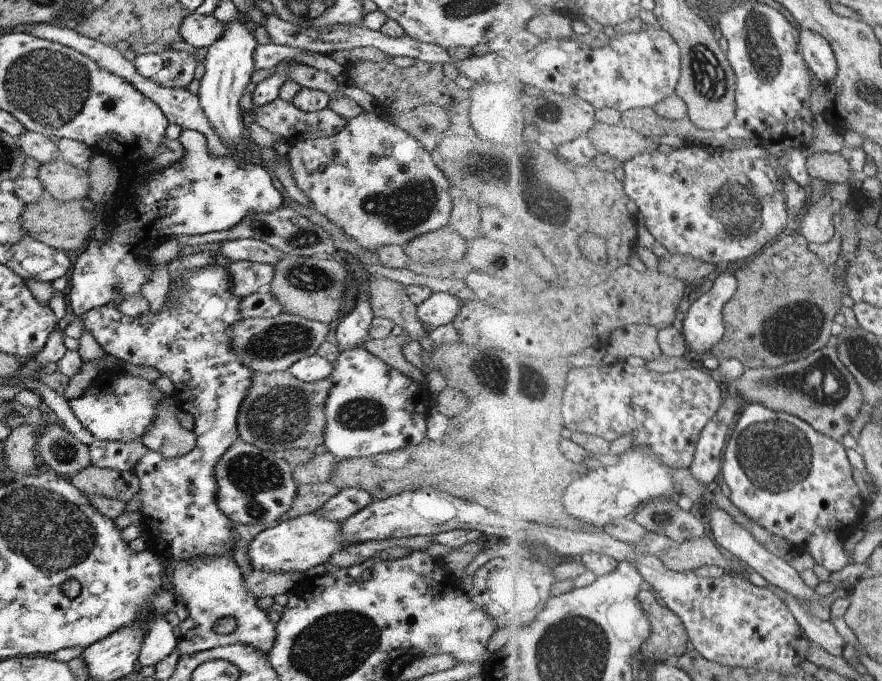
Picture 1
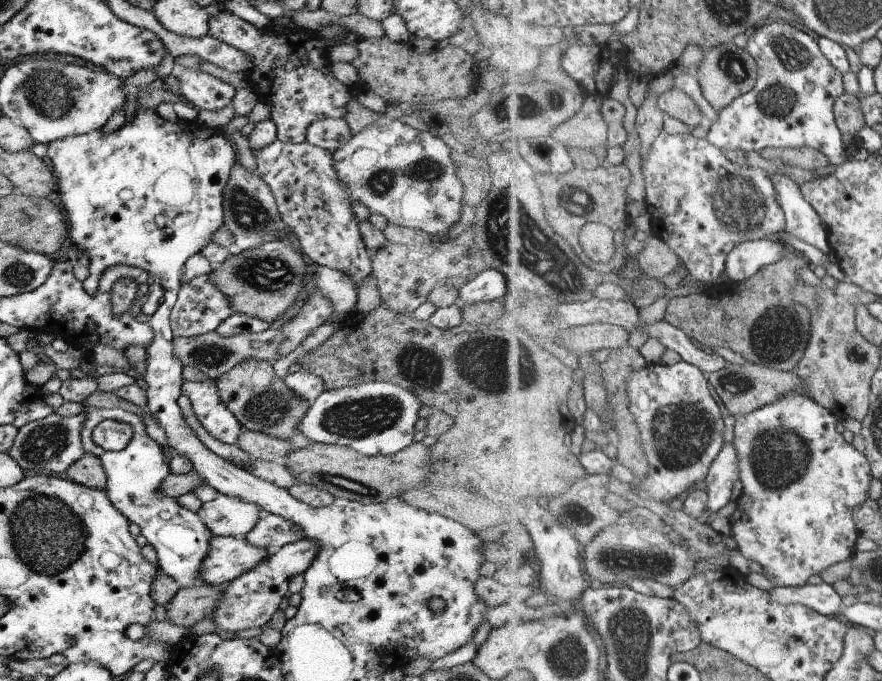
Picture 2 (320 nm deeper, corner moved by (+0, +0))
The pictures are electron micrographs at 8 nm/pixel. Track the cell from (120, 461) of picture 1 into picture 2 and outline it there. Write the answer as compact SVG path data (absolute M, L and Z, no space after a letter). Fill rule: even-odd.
M85 408L84 415L86 419L80 430L80 441L85 453L94 454L101 461L106 476L103 489L113 508L116 508L129 524L132 522L139 527L140 534L154 548L157 568L179 586L201 584L198 572L212 534L201 524L200 518L181 507L175 497L159 492L159 485L170 474L170 468L163 459L162 448L145 432L142 418L123 409ZM104 420L125 423L131 427L131 438L125 448L120 451L104 451L92 441L93 428Z

